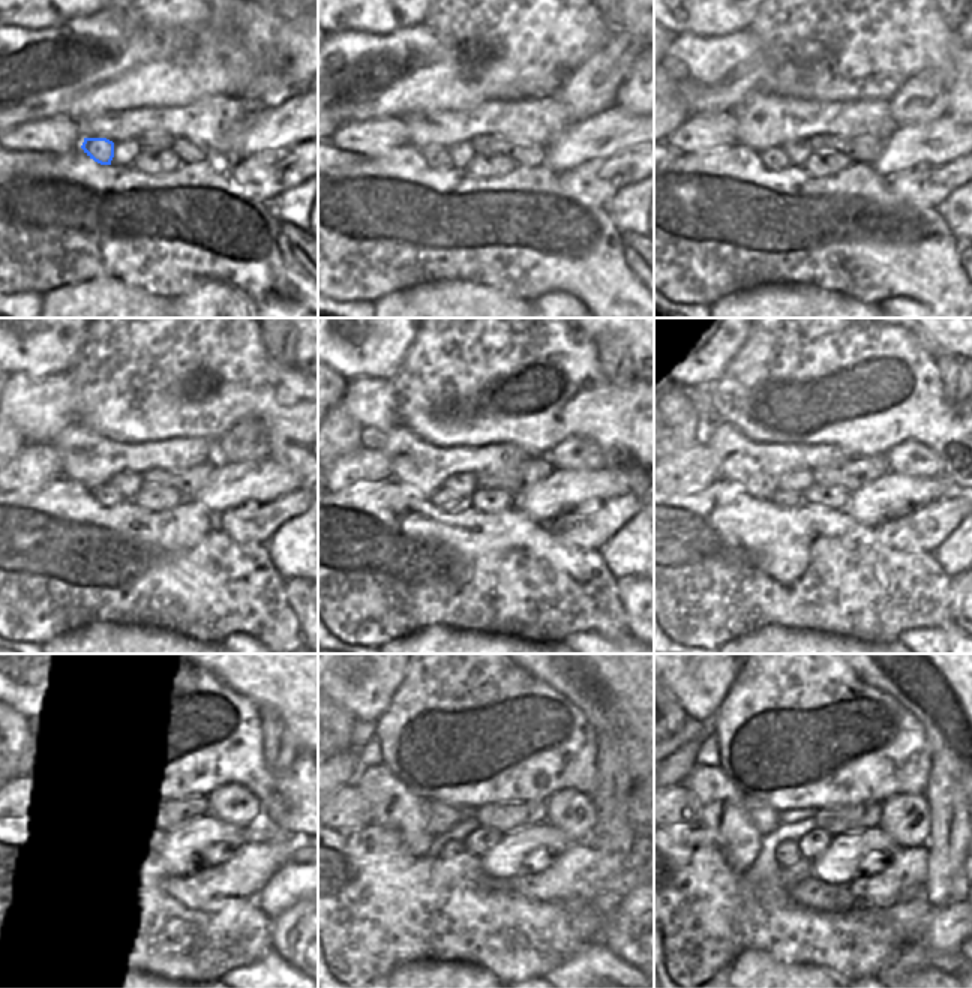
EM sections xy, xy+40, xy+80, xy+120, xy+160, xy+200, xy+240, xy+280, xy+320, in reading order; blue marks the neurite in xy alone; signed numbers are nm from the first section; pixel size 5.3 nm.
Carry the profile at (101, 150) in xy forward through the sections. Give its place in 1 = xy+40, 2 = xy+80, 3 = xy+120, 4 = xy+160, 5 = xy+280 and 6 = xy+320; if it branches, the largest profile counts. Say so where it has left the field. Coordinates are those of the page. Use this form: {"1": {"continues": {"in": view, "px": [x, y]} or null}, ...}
{"1": {"continues": {"in": "xy+40", "px": [437, 156]}}, "2": {"continues": {"in": "xy+80", "px": [776, 159]}}, "3": {"continues": {"in": "xy+120", "px": [105, 495]}}, "4": {"continues": {"in": "xy+160", "px": [446, 499]}}, "5": {"continues": {"in": "xy+280", "px": [453, 847]}}, "6": {"continues": {"in": "xy+320", "px": [788, 853]}}}

